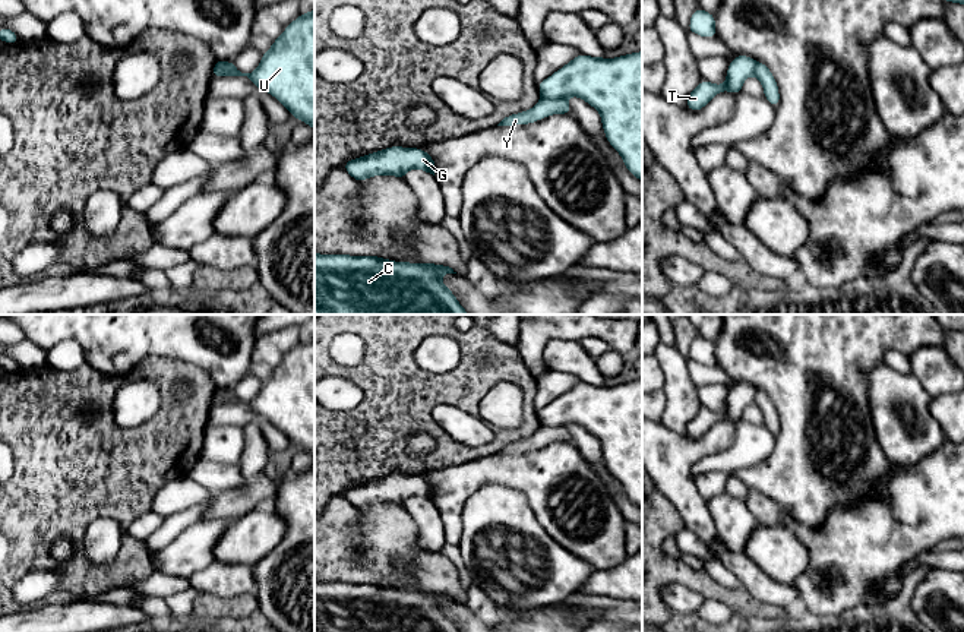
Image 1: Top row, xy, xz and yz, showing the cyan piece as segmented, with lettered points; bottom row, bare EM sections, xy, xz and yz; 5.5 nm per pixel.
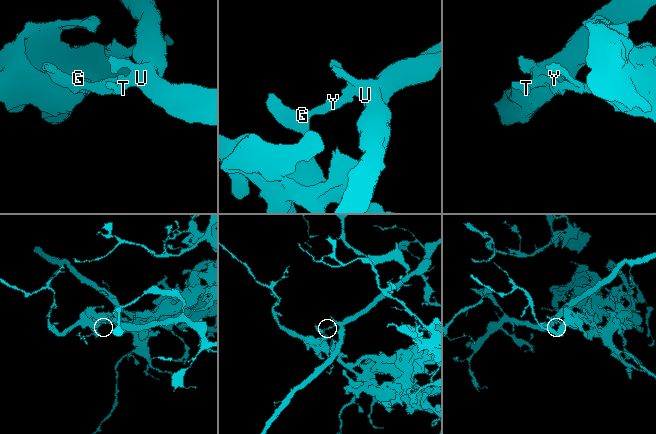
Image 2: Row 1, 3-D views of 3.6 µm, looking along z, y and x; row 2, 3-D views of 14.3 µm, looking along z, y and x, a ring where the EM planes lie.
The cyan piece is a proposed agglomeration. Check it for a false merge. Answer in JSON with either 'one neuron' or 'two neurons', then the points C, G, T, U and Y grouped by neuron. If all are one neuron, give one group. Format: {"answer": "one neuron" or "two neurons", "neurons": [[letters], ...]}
{"answer": "two neurons", "neurons": [["C", "G", "Y"], ["T", "U"]]}

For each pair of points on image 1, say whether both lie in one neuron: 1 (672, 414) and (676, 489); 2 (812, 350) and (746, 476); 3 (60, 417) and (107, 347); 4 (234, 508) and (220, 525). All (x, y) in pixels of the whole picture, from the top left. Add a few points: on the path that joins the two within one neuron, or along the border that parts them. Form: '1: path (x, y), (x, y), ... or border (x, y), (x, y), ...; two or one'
1: border (660, 422), (685, 435); two
2: path (802, 385), (802, 438), (781, 458); one
3: border (85, 363), (104, 373), (127, 375); two
4: border (202, 518), (233, 520); two

